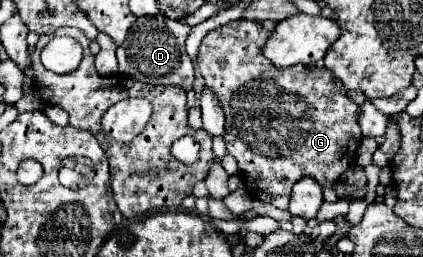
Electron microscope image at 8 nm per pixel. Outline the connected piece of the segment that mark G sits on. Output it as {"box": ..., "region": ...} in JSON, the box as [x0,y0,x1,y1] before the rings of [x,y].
{"box":[197,20,363,208],"region":[[[251,20],[229,22],[207,32],[199,46],[197,62],[201,76],[209,82],[209,86],[213,86],[217,100],[225,110],[227,126],[223,138],[227,154],[237,160],[239,170],[245,176],[243,180],[247,182],[247,192],[277,208],[287,208],[291,186],[303,176],[311,176],[323,186],[333,186],[355,162],[355,152],[363,134],[357,126],[359,106],[351,102],[343,90],[335,88],[335,76],[329,74],[329,70],[309,70],[305,66],[279,70],[261,54],[261,46],[267,42],[269,34],[269,30]]]}

